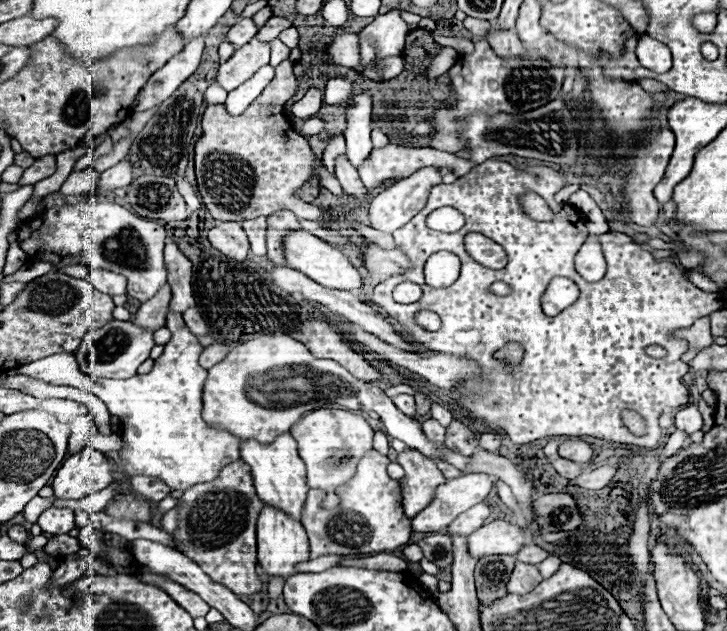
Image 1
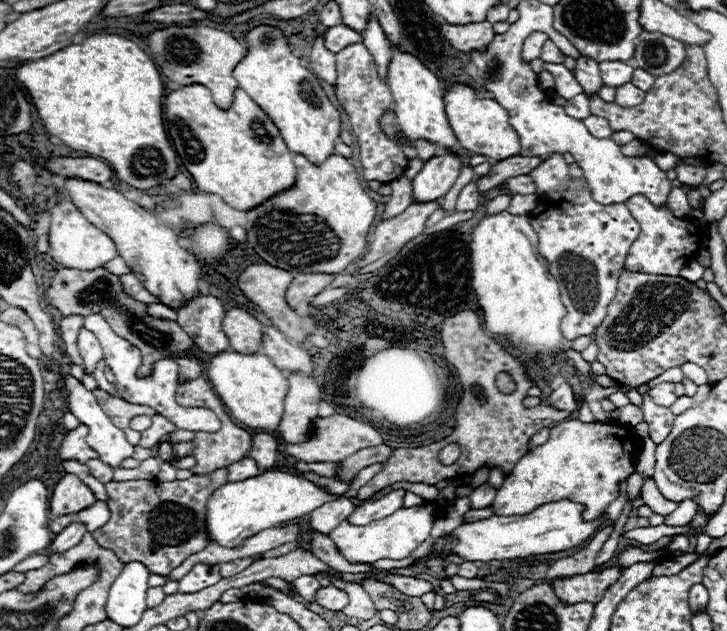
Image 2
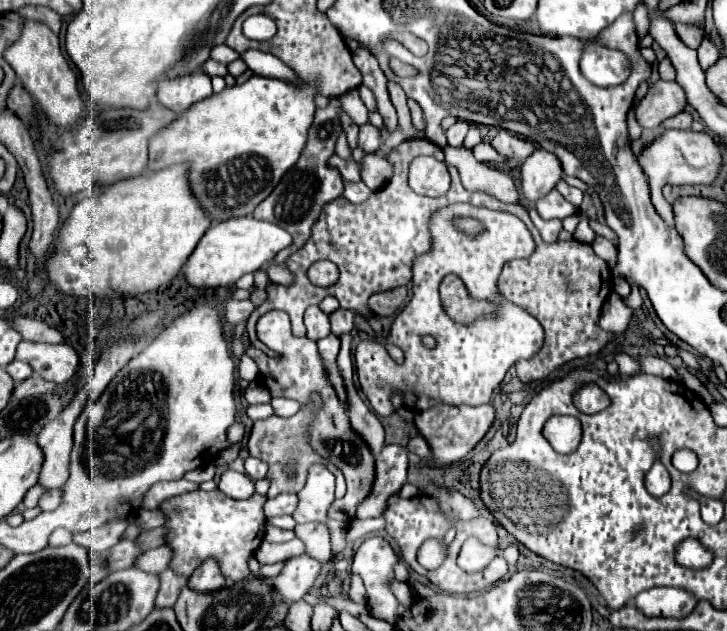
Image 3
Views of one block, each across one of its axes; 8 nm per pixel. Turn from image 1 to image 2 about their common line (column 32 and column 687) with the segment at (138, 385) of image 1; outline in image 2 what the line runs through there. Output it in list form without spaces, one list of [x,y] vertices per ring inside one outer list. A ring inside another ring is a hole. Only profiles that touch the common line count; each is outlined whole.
[[[686,362],[686,364],[682,364],[680,366],[682,368],[682,372],[684,372],[684,376],[688,378],[688,380],[692,380],[694,384],[698,384],[698,386],[702,386],[702,384],[708,384],[708,378],[706,378],[706,372],[698,366],[698,364],[692,364],[692,362]]]

